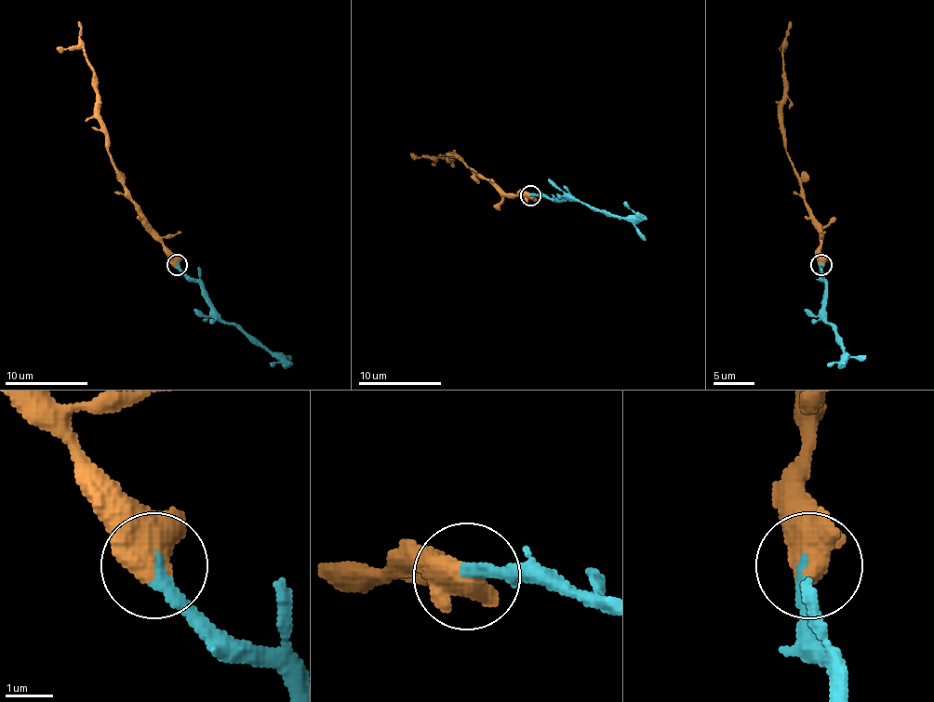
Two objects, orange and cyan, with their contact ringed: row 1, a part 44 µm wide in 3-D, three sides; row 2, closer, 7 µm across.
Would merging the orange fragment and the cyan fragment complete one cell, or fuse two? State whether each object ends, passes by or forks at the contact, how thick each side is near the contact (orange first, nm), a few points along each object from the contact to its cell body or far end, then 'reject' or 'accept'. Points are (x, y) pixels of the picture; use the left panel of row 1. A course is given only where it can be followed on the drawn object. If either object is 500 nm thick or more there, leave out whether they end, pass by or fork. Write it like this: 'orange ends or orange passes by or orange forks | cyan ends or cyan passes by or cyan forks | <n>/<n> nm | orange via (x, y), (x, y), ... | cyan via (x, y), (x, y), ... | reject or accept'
600/320 nm | orange via (177, 264), (177, 258), (131, 198), (107, 151), (107, 130), (99, 113), (97, 76), (84, 51), (78, 22) | cyan via (177, 264), (200, 284), (204, 299), (220, 318), (237, 324), (278, 357), (290, 355) | accept

